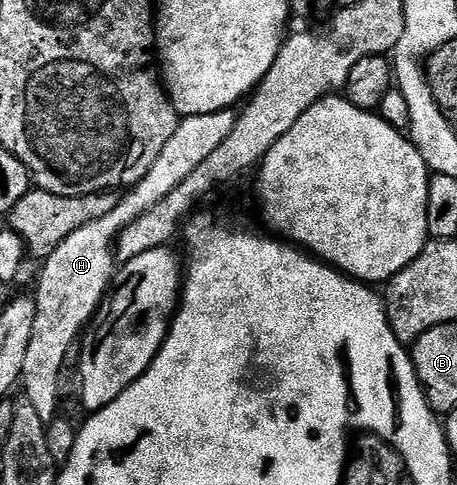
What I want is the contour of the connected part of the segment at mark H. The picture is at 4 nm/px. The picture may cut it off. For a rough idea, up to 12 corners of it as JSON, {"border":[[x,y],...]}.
{"border":[[230,109],[183,118],[109,216],[42,263],[21,387],[56,417],[59,373],[111,285],[118,234],[199,168]]}

